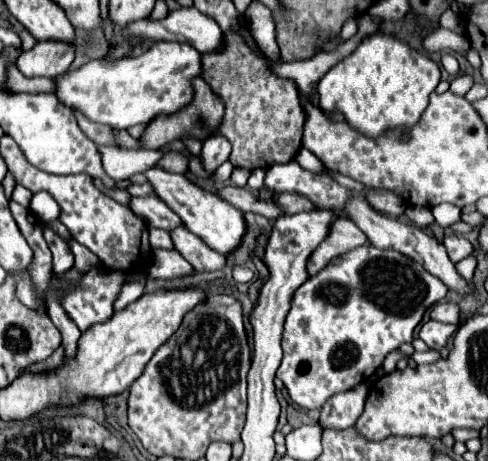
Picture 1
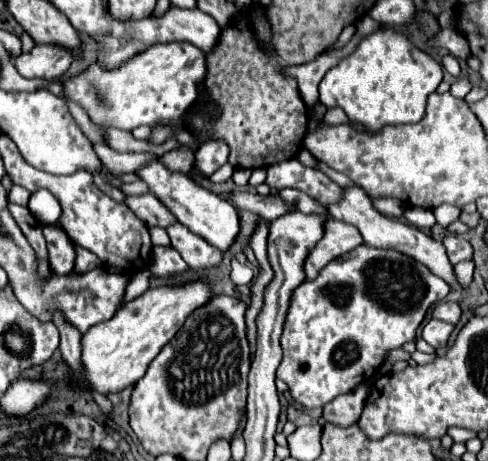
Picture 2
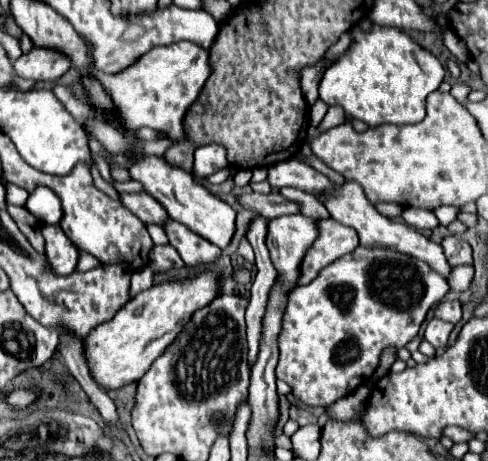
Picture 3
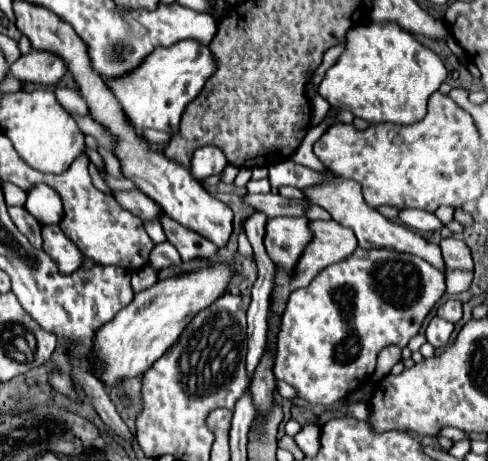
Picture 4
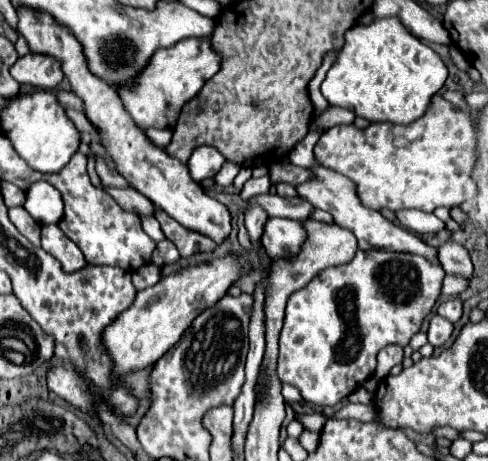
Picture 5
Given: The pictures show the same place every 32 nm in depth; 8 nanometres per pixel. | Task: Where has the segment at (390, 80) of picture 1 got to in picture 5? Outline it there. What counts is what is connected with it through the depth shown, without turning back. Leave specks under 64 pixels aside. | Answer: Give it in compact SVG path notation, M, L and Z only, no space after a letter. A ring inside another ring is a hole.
M398 18L374 20L368 26L352 26L346 32L346 44L340 50L338 60L328 70L322 82L322 96L332 106L342 106L352 110L356 116L366 118L370 122L392 122L392 124L412 124L424 116L430 98L442 88L448 78L448 70L440 56L422 44L416 36L412 36Z

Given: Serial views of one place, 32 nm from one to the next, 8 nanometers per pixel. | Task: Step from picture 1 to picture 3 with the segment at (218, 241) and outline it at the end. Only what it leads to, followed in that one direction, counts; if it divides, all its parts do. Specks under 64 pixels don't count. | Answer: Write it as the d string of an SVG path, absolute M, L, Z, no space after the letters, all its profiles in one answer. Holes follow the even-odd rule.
M142 156L128 172L134 180L142 182L146 192L152 194L168 210L172 220L184 224L186 228L190 228L192 232L196 232L198 236L206 238L208 242L216 244L222 250L230 244L236 232L234 208L226 204L224 200L220 200L218 196L214 196L212 192L208 192L202 184L198 184L190 172L172 168L164 162L164 158L158 158L158 156Z

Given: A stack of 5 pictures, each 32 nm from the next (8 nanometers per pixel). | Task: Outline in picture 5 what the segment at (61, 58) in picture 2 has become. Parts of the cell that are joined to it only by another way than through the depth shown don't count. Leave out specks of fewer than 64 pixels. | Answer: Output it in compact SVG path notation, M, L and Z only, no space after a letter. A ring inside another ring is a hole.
M26 54L12 64L10 74L20 84L32 84L42 88L54 88L62 82L62 64L46 54Z

